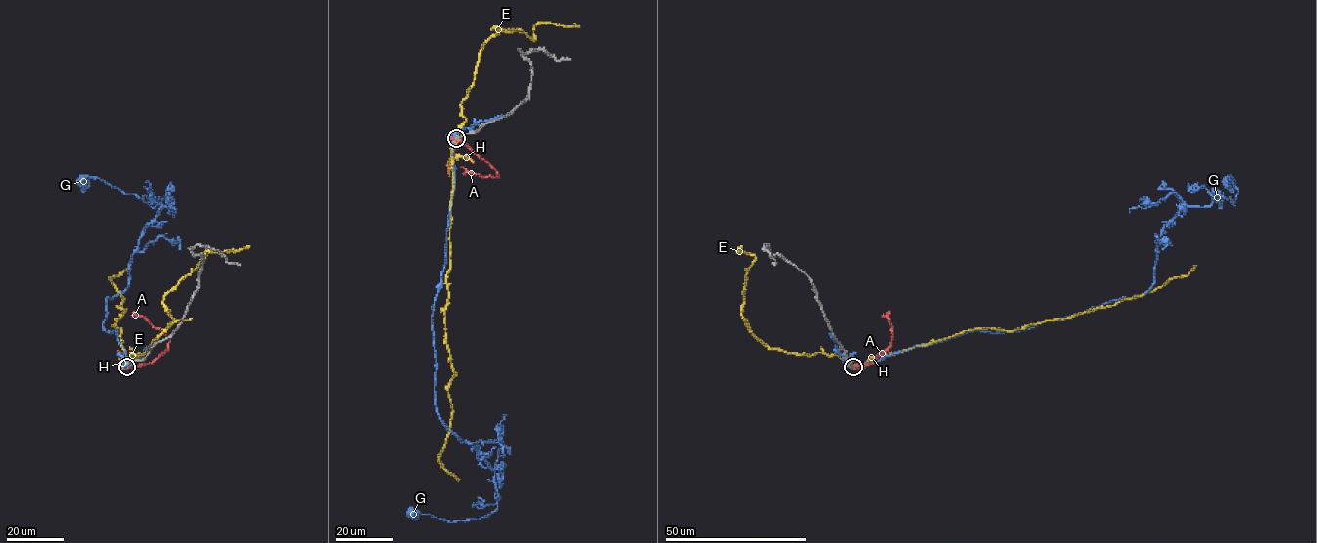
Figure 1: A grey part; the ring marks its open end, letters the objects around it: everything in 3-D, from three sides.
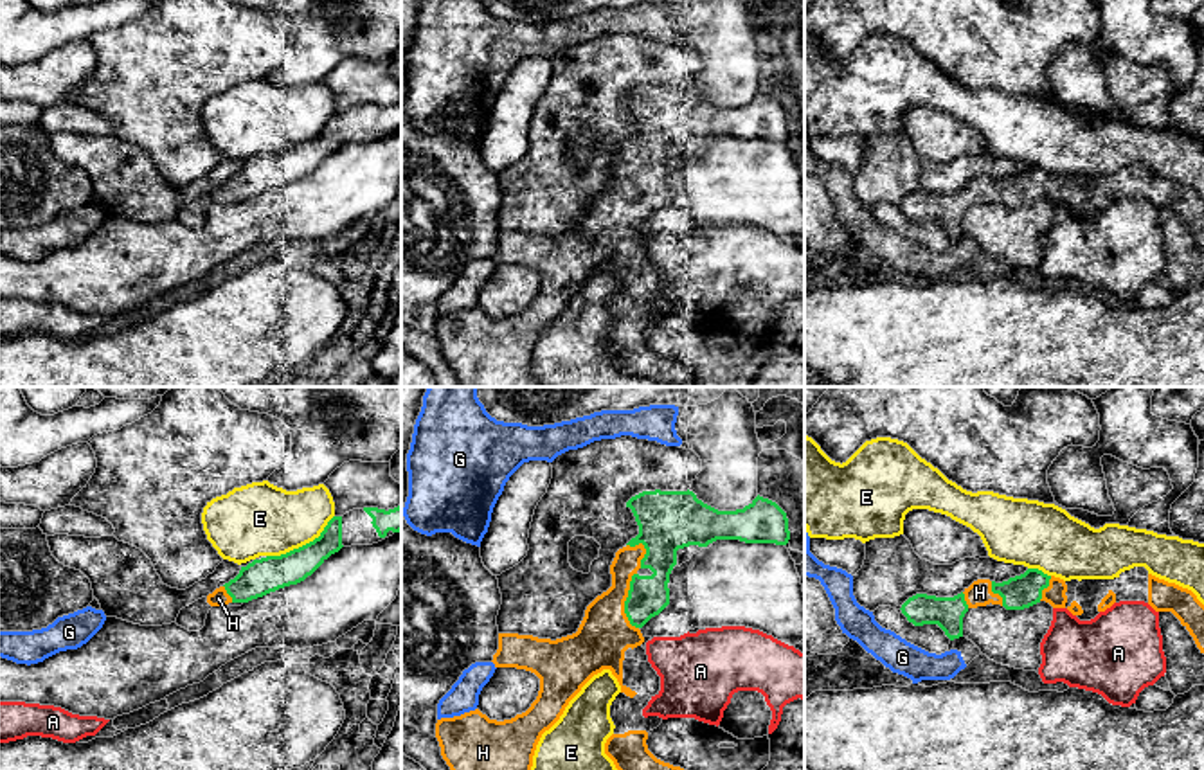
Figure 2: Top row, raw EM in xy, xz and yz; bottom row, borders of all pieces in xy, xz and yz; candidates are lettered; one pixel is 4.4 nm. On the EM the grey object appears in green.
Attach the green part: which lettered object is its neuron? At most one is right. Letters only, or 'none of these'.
H

